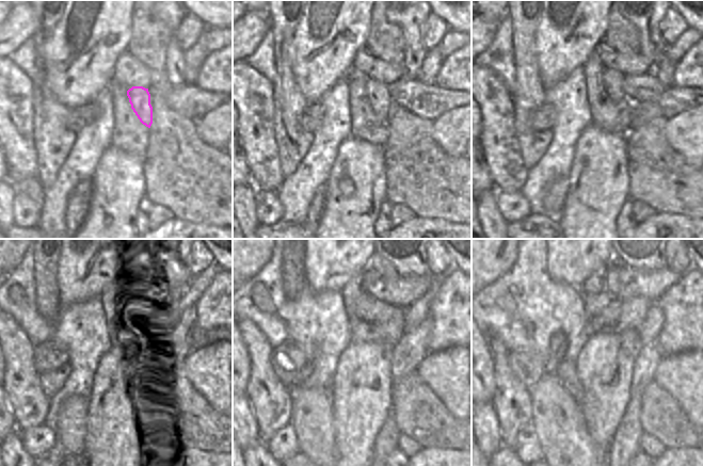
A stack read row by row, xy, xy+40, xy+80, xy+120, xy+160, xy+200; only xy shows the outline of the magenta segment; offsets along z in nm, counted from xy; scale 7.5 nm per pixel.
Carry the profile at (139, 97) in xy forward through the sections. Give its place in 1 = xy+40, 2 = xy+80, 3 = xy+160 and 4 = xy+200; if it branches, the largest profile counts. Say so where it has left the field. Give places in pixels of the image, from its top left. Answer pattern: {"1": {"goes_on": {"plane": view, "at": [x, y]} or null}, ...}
{"1": {"goes_on": {"plane": "xy+40", "at": [379, 96]}}, "2": {"goes_on": {"plane": "xy+80", "at": [613, 81]}}, "3": {"goes_on": {"plane": "xy+160", "at": [367, 308]}}, "4": {"goes_on": {"plane": "xy+200", "at": [592, 304]}}}

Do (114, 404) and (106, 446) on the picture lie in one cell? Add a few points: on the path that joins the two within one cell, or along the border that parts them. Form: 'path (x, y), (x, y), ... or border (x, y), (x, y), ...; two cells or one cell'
path (114, 415), (114, 435); one cell

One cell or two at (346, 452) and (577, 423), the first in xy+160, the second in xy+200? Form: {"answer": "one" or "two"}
{"answer": "two"}

